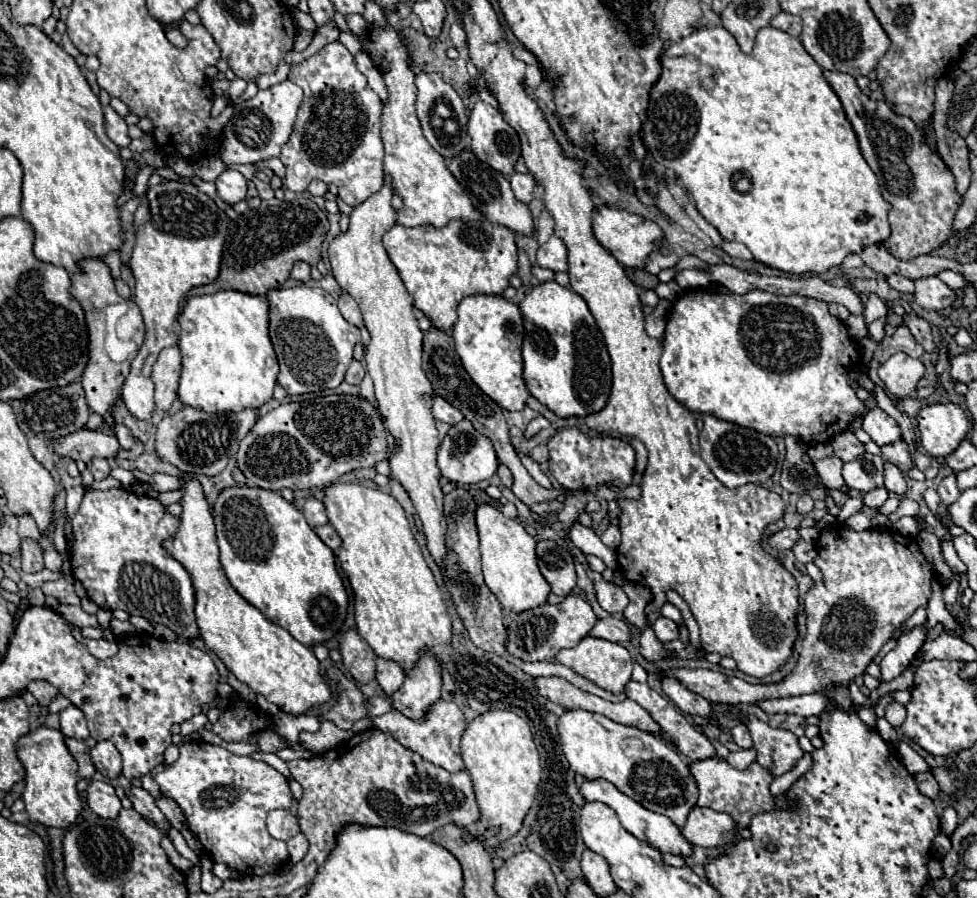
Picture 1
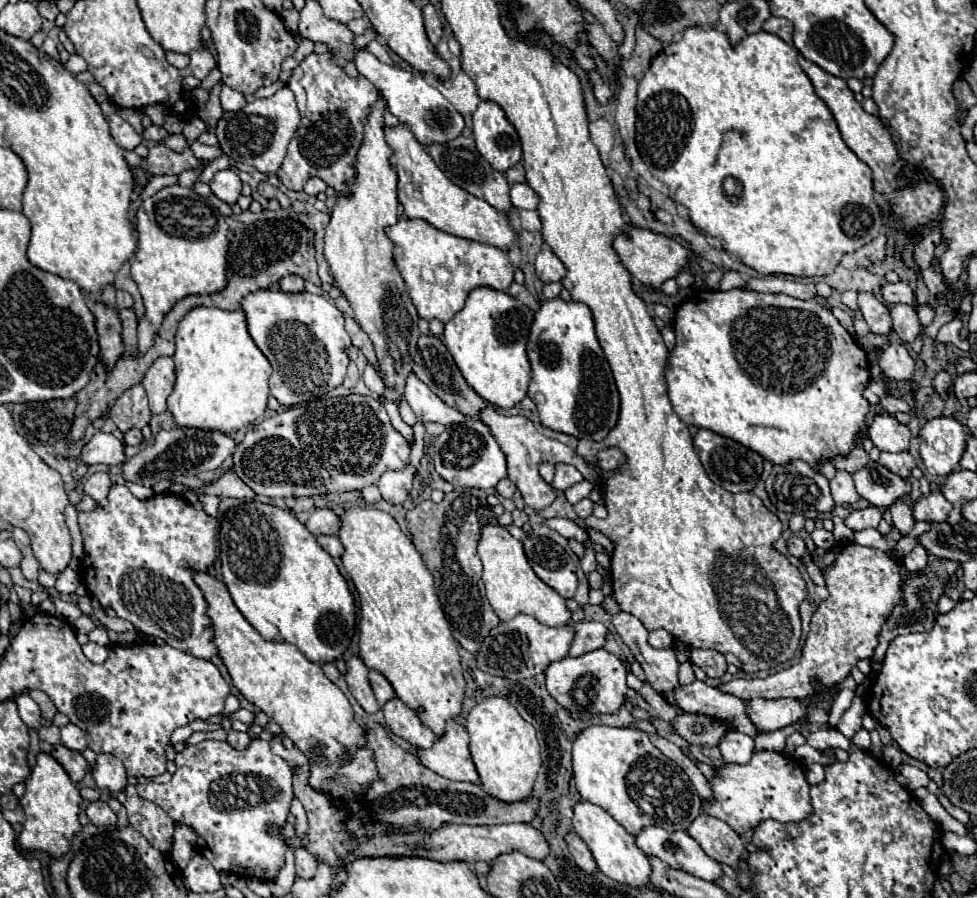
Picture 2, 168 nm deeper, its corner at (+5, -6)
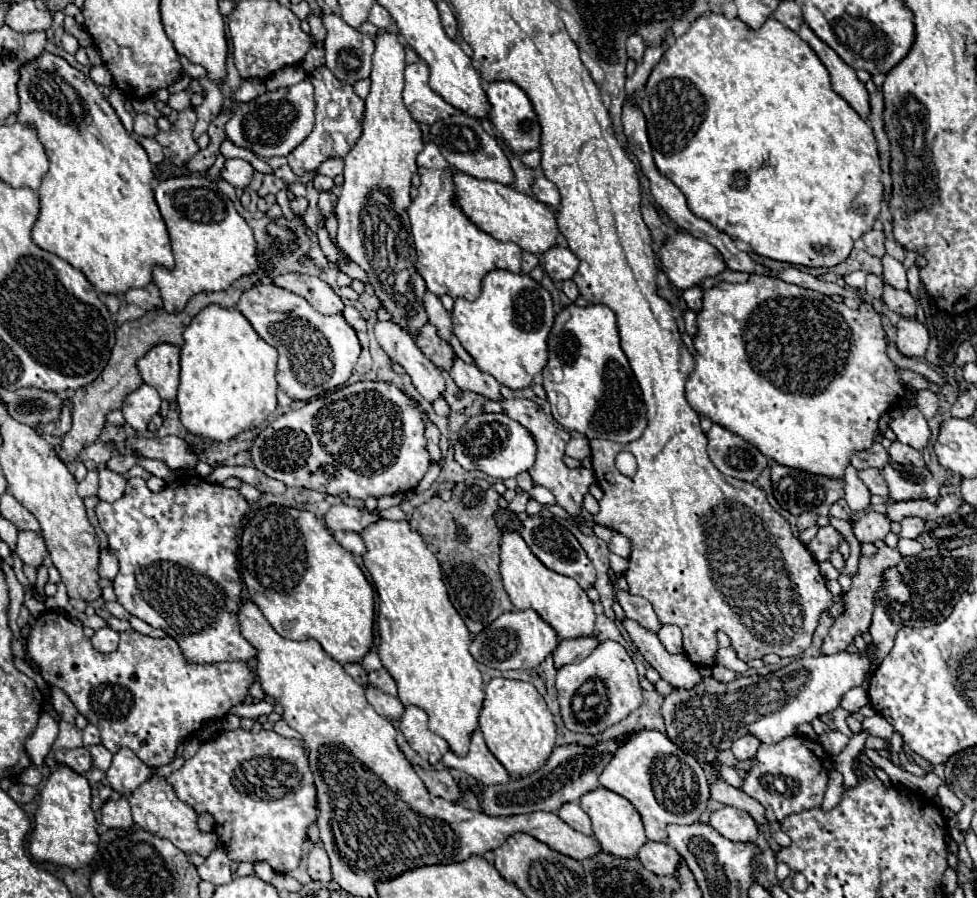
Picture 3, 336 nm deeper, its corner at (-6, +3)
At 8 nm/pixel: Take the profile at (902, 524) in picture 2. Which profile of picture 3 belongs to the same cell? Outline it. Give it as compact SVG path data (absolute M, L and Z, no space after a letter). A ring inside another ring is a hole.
M903 518L903 520L901 520L901 526L903 526L901 536L915 540L915 538L923 532L925 522L921 522L921 518Z

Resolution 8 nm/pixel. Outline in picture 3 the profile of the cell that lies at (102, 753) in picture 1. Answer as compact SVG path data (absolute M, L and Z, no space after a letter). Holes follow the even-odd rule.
M125 748L113 754L111 768L107 770L109 786L123 796L129 796L137 786L147 782L151 776L153 776L153 768L141 762L131 750Z

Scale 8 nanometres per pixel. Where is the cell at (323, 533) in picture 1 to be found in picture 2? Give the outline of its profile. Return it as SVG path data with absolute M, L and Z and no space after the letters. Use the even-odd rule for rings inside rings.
M320 535L320 537L316 537L316 541L318 541L318 545L320 545L324 551L328 551L332 557L340 557L340 555L344 553L344 547L342 547L340 539L334 537L334 535Z

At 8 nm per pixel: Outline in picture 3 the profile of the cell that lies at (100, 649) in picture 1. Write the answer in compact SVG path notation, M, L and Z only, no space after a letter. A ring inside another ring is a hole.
M105 626L91 636L91 642L99 652L113 652L113 650L117 650L119 634L115 630L111 630L109 626Z

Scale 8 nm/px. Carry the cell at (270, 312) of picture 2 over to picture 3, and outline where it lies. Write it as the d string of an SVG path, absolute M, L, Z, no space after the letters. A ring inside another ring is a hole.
M257 284L245 290L237 302L237 310L269 346L277 348L277 382L291 400L311 400L313 396L331 392L353 374L361 346L355 330L341 314L317 314L305 298L273 284Z

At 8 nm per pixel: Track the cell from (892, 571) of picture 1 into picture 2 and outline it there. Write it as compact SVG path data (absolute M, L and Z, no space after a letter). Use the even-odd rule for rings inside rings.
M846 543L846 545L840 545L838 549L840 551L838 551L834 563L824 569L824 581L826 581L826 589L830 591L830 595L828 595L828 599L824 599L818 605L818 609L812 615L810 633L808 633L806 643L802 647L800 661L794 663L792 667L780 671L780 673L766 677L766 679L750 679L750 681L748 679L732 679L728 683L720 683L718 691L728 693L728 695L736 695L742 701L748 701L748 699L784 699L784 697L806 699L816 691L836 687L846 675L850 675L850 671L856 667L856 663L860 659L870 659L874 655L874 649L878 645L878 633L880 633L882 625L886 623L886 619L890 617L894 607L904 603L904 599L902 599L904 585L906 585L910 571L896 557L890 557L878 549L862 547L856 543Z

